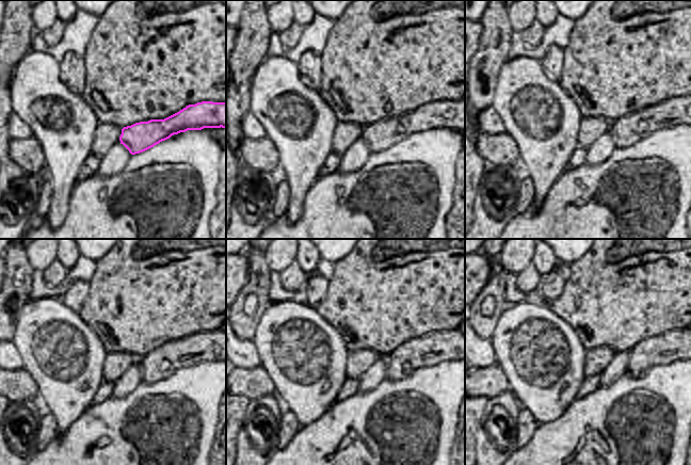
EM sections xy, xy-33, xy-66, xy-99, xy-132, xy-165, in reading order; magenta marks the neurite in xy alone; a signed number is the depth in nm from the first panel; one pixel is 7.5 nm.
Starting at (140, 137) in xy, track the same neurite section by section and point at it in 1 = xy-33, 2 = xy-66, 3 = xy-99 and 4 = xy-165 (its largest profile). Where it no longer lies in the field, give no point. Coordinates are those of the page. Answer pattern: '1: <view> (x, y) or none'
1: xy-33 (443, 114)
2: xy-66 (627, 131)
3: xy-99 (157, 366)
4: xy-165 (681, 345)

